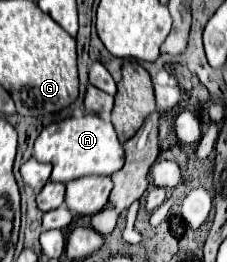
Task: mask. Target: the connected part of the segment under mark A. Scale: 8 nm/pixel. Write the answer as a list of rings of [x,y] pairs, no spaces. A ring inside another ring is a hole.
[[[87,113],[83,117],[69,117],[65,121],[51,123],[49,127],[45,127],[35,141],[33,157],[37,161],[53,165],[51,181],[69,183],[75,177],[85,175],[113,175],[123,167],[125,153],[111,121],[105,121],[95,113]]]

